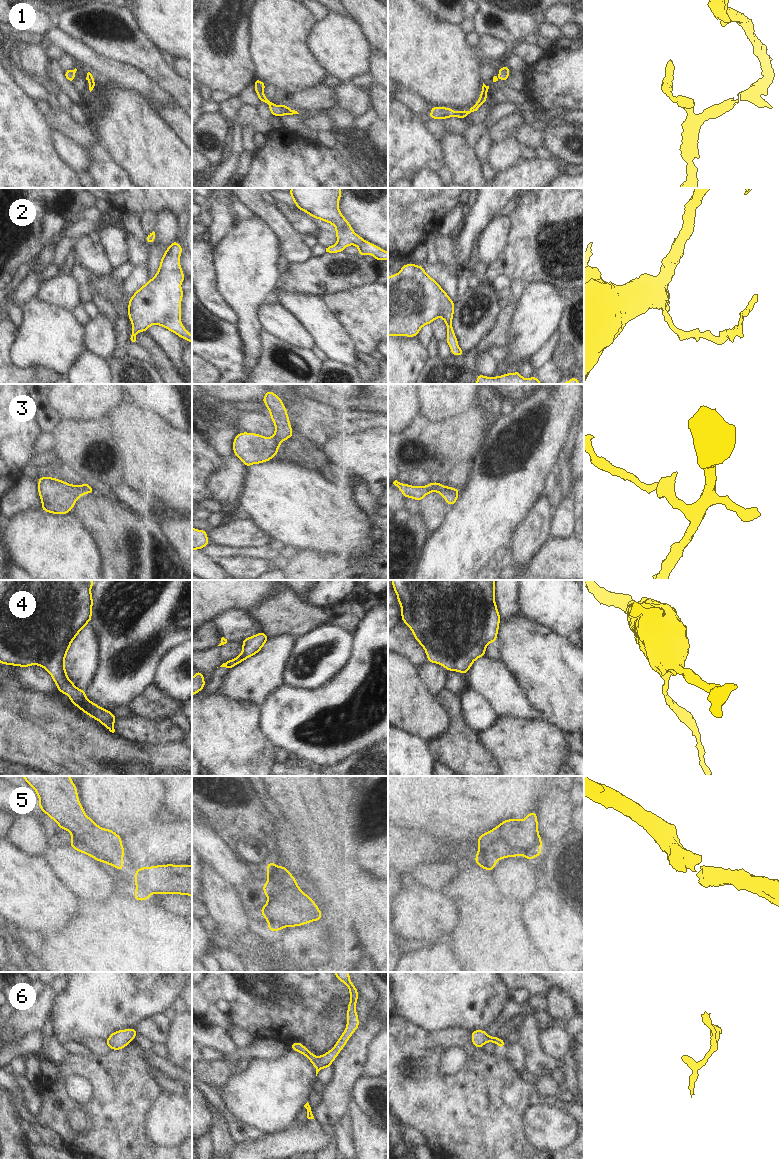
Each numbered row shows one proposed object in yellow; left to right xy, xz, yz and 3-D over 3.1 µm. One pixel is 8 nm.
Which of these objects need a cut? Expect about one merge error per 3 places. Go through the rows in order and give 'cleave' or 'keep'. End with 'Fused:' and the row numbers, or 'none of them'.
1: keep
2: keep
3: keep
4: keep
5: keep
6: keep
Fused: none of them

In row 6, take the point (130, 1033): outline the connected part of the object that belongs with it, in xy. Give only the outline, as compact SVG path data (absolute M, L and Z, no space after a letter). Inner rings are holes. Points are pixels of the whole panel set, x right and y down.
M135 1028L116 1030L105 1040L110 1050L122 1050L138 1036Z

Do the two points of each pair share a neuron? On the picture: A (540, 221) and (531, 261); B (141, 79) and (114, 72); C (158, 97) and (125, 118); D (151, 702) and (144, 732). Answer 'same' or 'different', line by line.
A: same
B: same
C: different
D: different

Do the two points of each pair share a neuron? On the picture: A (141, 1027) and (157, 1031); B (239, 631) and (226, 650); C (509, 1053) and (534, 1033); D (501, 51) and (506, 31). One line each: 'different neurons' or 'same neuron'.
A: same neuron
B: different neurons
C: different neurons
D: different neurons

